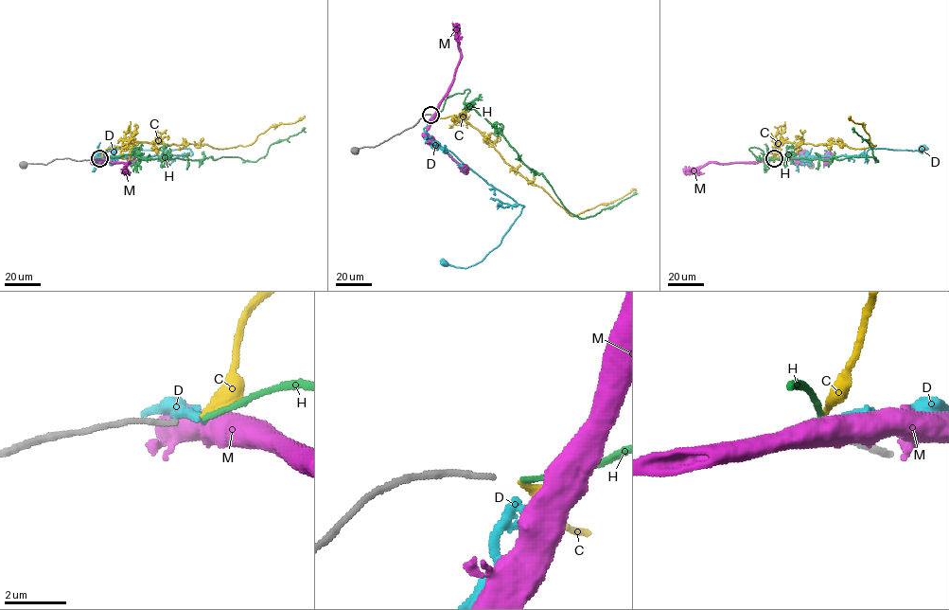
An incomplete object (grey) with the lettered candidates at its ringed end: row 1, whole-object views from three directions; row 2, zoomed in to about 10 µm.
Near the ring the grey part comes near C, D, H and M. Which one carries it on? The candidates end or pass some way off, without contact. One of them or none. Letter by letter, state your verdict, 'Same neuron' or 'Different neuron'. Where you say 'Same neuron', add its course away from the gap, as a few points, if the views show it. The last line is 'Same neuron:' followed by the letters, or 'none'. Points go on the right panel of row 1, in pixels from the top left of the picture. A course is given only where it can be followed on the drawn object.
C: Same neuron. Its course: (774, 157), (776, 142), (782, 141), (833, 143), (854, 149), (874, 146), (863, 125), (850, 116)
D: Different neuron
H: Different neuron
M: Different neuron
Same neuron: C

